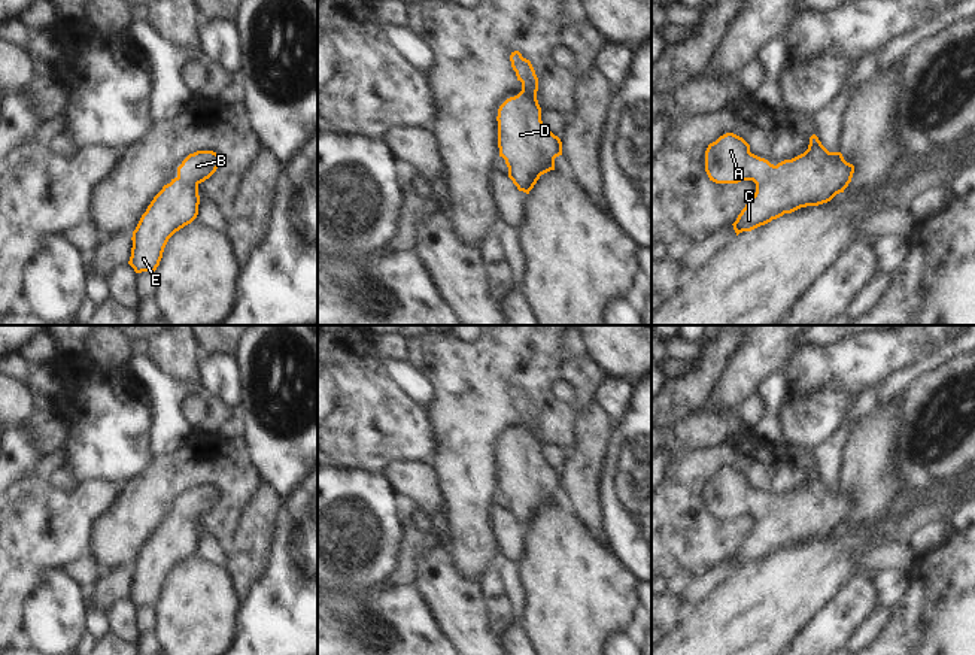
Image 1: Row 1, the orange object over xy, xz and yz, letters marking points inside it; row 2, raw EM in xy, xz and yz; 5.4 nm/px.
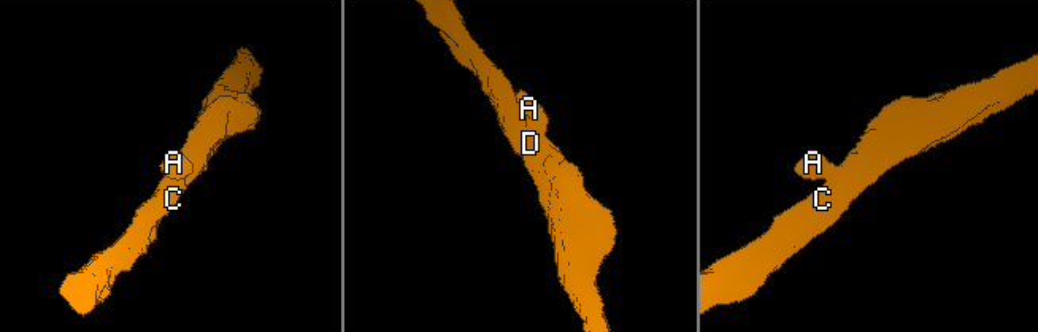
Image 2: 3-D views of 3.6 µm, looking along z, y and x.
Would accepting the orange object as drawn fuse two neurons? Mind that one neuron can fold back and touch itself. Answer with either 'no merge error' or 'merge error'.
no merge error

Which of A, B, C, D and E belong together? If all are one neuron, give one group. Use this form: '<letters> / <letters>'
A B C D E

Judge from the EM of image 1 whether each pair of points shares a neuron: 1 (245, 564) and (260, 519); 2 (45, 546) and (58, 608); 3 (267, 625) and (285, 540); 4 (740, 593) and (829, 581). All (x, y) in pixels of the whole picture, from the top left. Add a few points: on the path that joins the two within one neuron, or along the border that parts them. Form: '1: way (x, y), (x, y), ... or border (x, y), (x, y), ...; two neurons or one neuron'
1: way (249, 554), (255, 530); one neuron
2: border (61, 569), (48, 572), (29, 599); two neurons
3: way (285, 605), (285, 561); one neuron
4: way (762, 593), (783, 593), (796, 582), (807, 581); one neuron

